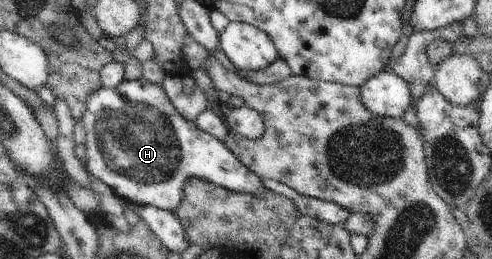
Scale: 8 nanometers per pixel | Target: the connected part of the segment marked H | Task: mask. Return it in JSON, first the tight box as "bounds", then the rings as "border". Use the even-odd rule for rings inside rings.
{"bounds":[81,77,270,212],"border":[[[145,77],[122,79],[116,88],[102,85],[91,92],[86,99],[81,123],[86,129],[86,171],[109,185],[119,198],[129,203],[152,205],[160,210],[174,212],[183,197],[186,181],[192,177],[239,193],[257,195],[270,191],[262,179],[245,167],[221,140],[201,130],[194,121],[182,118],[167,97],[162,84],[153,84]]]}

